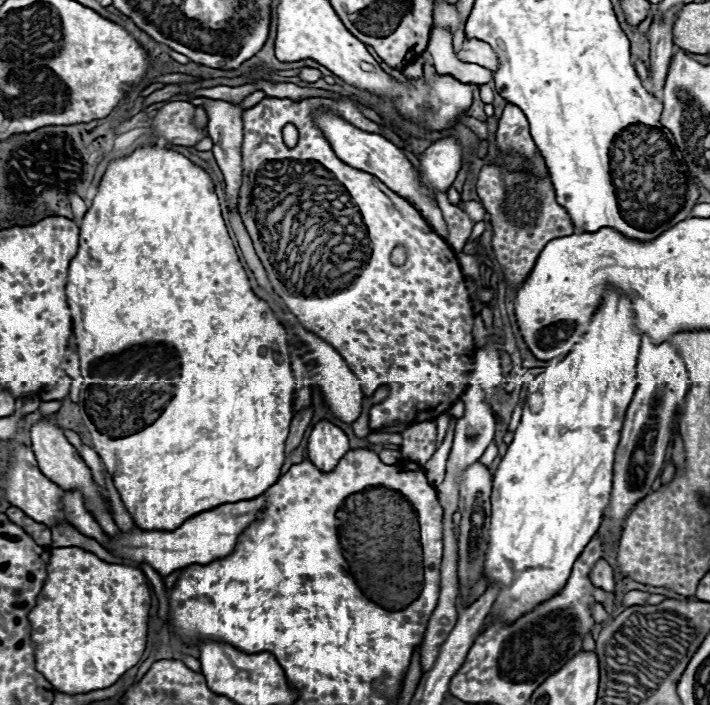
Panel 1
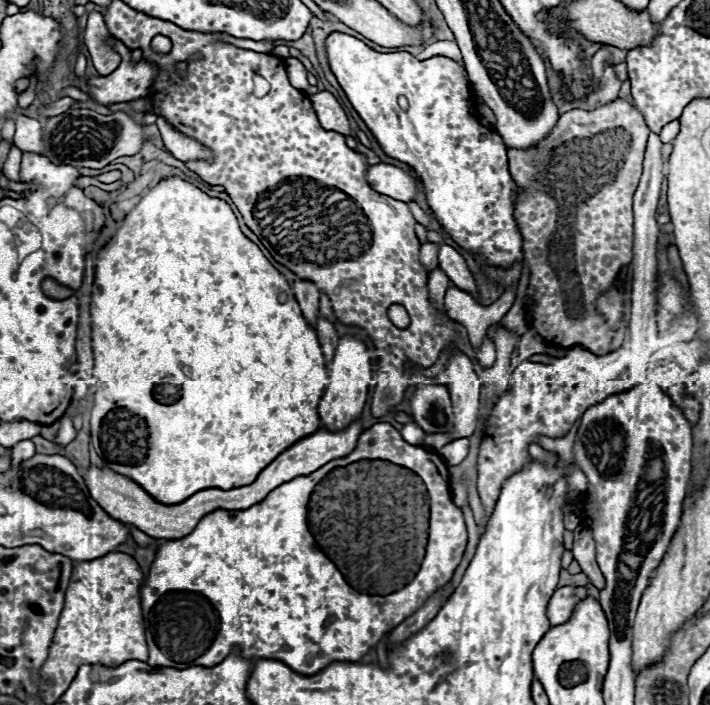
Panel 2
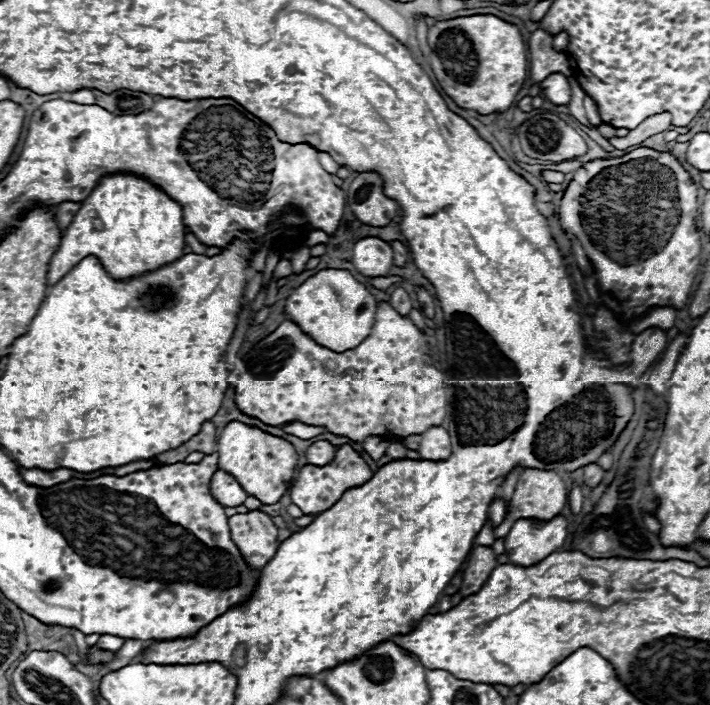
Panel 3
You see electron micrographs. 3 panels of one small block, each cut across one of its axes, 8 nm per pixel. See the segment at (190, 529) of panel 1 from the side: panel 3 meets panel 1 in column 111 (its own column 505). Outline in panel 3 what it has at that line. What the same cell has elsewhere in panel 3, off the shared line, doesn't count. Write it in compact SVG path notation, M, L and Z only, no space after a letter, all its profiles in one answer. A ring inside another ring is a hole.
M562 514L552 520L520 518L506 534L506 554L512 564L532 566L556 552L568 534L568 522Z

